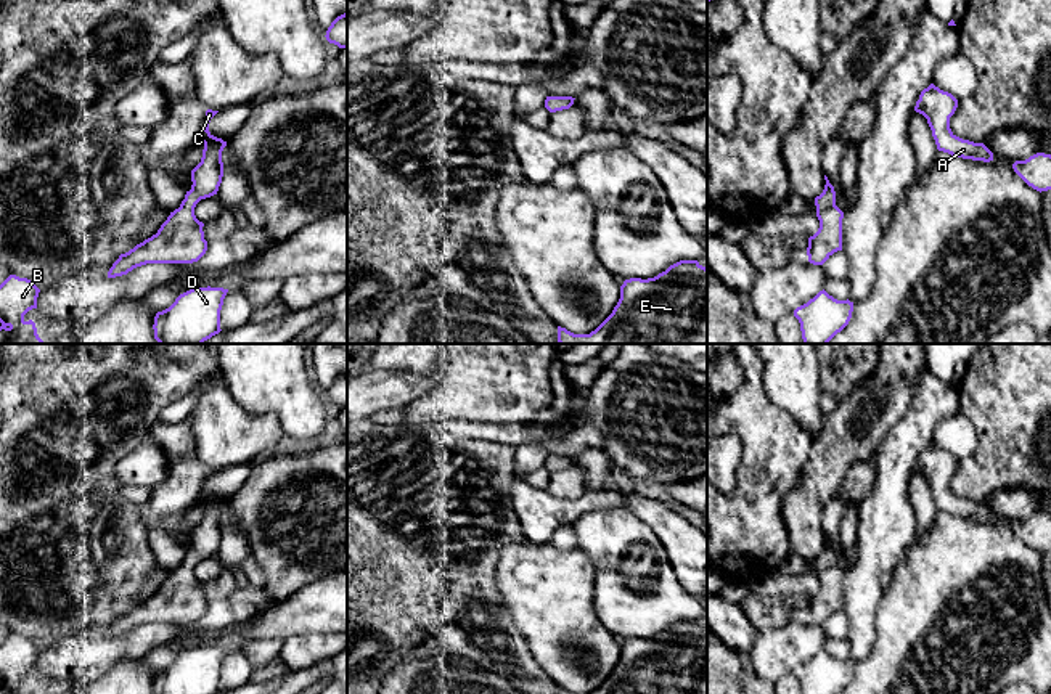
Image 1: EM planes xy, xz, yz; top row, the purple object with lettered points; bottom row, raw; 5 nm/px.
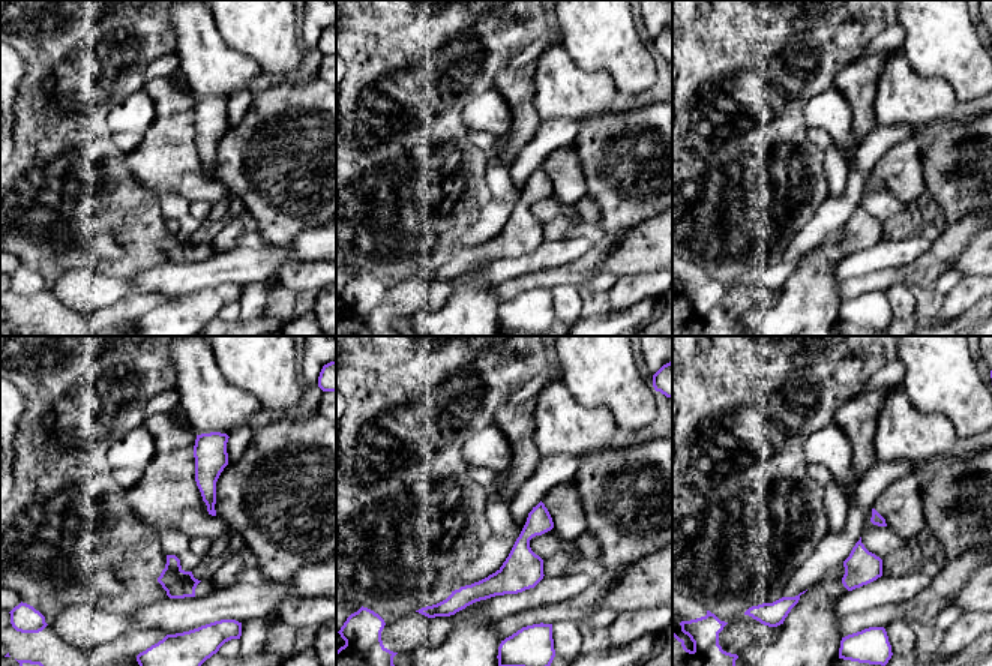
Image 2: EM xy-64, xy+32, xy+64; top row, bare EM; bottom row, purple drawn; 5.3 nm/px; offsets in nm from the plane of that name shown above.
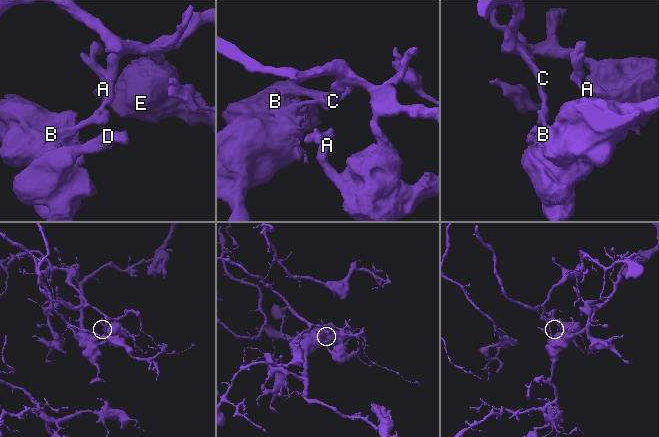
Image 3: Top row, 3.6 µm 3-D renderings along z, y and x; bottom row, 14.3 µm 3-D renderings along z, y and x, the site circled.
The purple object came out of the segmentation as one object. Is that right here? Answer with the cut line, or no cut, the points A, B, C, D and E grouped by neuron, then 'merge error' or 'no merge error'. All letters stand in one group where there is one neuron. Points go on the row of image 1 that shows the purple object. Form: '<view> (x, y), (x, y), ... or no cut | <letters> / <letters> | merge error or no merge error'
yz (821, 193), (834, 198) | A C E / B D | merge error

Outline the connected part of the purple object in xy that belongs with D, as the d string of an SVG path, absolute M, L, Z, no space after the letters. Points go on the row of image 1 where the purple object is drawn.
M193 288L154 316L154 339L159 344L202 344L220 329L220 310L228 289Z

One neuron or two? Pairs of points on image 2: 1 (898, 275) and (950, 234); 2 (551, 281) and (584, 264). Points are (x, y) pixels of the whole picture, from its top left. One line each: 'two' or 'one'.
1: one
2: one

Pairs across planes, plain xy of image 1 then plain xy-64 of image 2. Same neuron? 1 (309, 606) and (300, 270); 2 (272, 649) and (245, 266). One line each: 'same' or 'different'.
1: different
2: different

